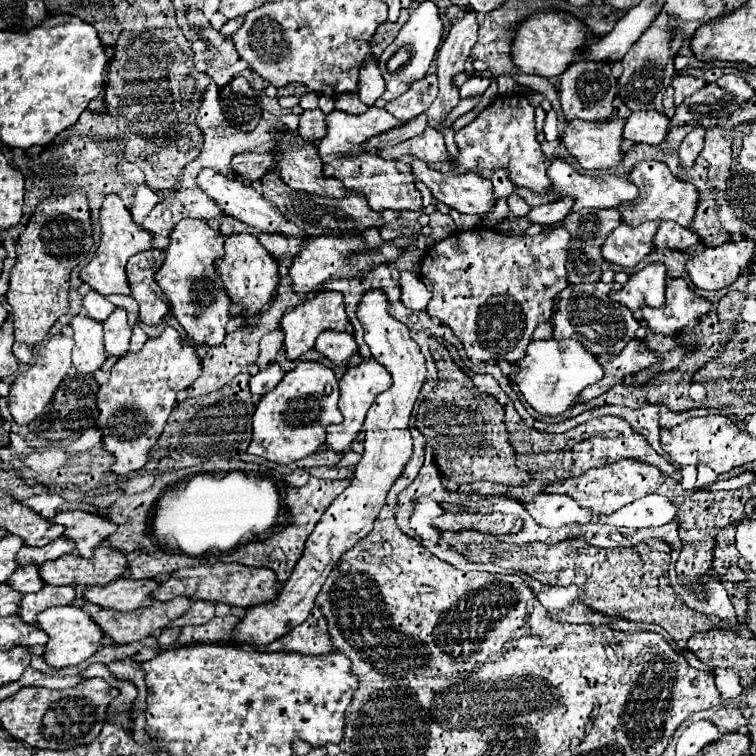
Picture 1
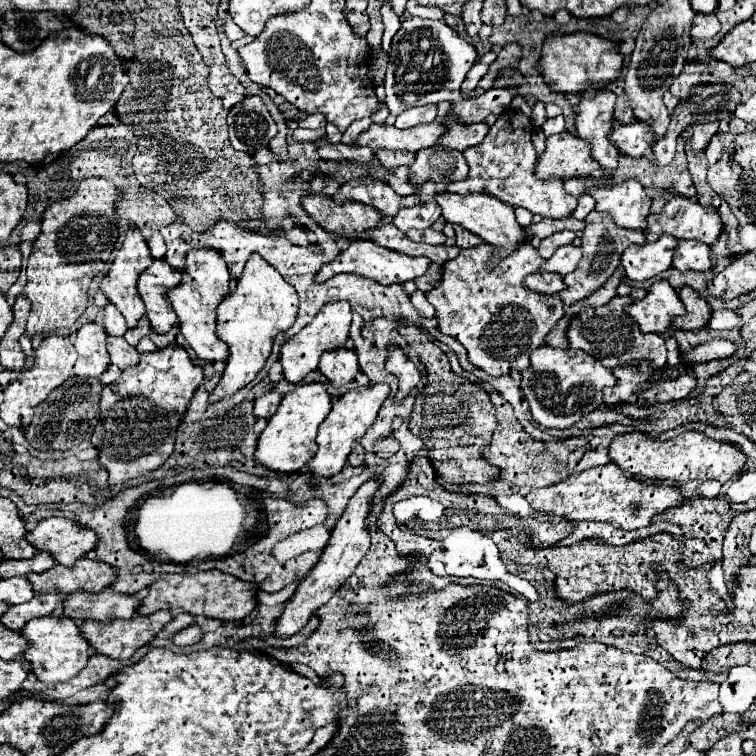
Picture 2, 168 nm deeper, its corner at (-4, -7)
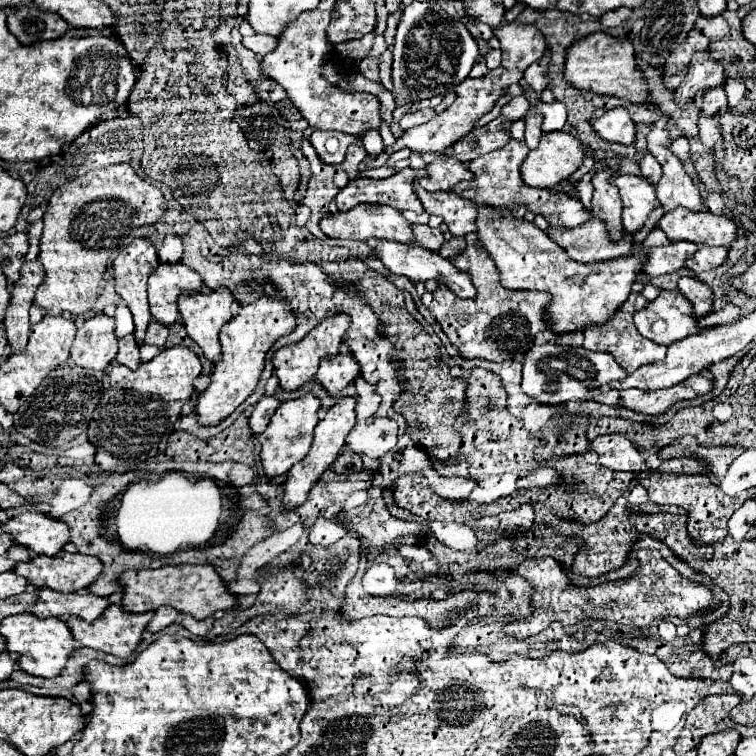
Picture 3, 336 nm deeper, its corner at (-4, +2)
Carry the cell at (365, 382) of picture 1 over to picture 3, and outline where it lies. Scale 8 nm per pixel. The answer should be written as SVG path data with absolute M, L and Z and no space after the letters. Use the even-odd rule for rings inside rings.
M343 396L339 398L339 402L335 406L331 406L325 414L323 420L319 420L319 424L315 426L315 438L313 438L313 444L311 444L311 450L309 454L297 462L297 466L293 466L289 472L287 472L287 480L285 480L285 496L283 496L283 504L287 510L291 508L297 508L301 506L305 500L307 500L307 494L309 490L313 488L313 484L321 478L321 474L335 462L335 458L339 456L343 444L345 444L345 438L347 434L351 432L351 428L355 426L355 404L357 400L353 396Z

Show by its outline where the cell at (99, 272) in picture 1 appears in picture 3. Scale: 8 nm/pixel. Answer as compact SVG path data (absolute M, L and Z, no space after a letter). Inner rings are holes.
M137 238L133 240L129 246L125 246L121 250L121 254L115 258L113 262L113 280L115 280L115 290L117 294L127 302L127 308L133 314L133 322L135 322L135 340L141 344L141 340L145 338L145 330L147 324L151 320L151 312L149 312L149 304L147 304L147 278L153 272L153 266L159 264L157 258L157 250L153 246L151 240L147 238Z

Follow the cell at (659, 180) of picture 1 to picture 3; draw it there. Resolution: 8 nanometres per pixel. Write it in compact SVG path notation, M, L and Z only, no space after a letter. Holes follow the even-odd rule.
M673 208L657 224L669 240L705 242L709 246L731 246L735 224L727 216L715 216L709 210L693 212L689 208Z

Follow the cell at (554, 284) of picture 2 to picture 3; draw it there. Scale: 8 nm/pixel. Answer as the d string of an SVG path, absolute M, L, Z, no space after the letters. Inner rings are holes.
M487 204L477 206L477 236L481 246L489 252L489 258L495 262L505 288L541 290L553 296L547 306L547 318L553 322L551 330L555 334L583 330L593 322L607 322L627 300L631 284L635 282L637 272L641 272L641 262L645 260L645 252L637 252L609 262L575 262L533 222L517 218L509 208L497 210Z

